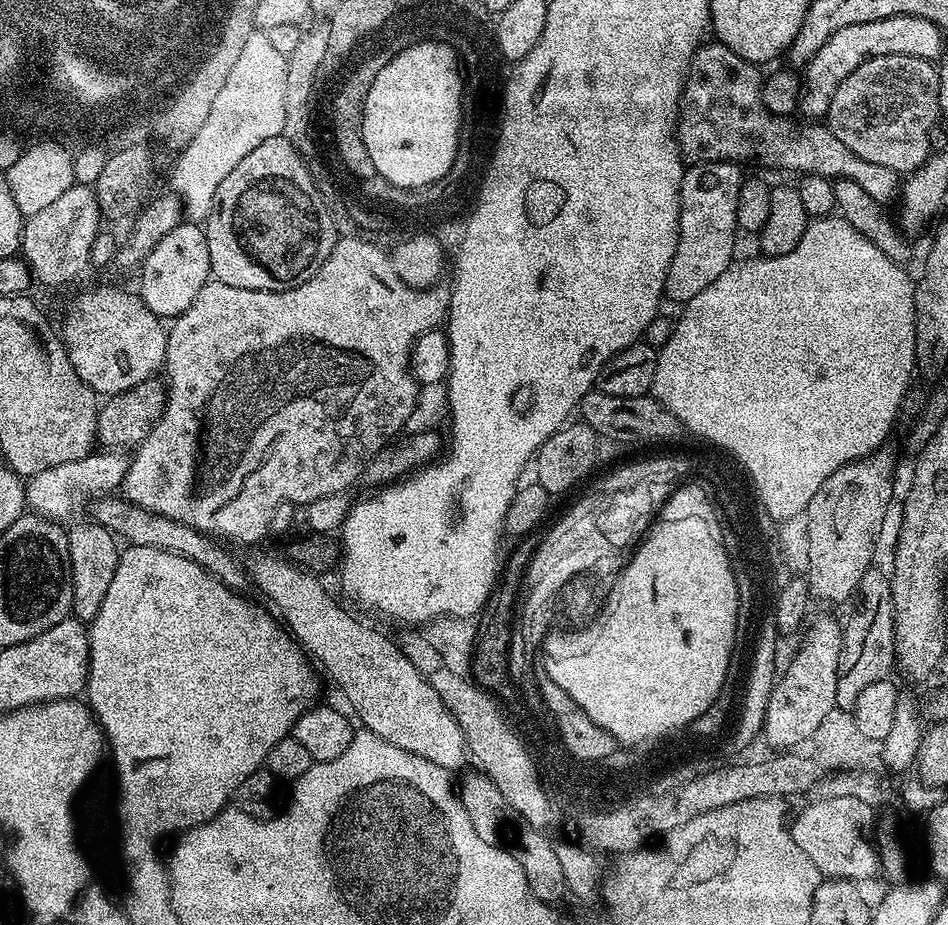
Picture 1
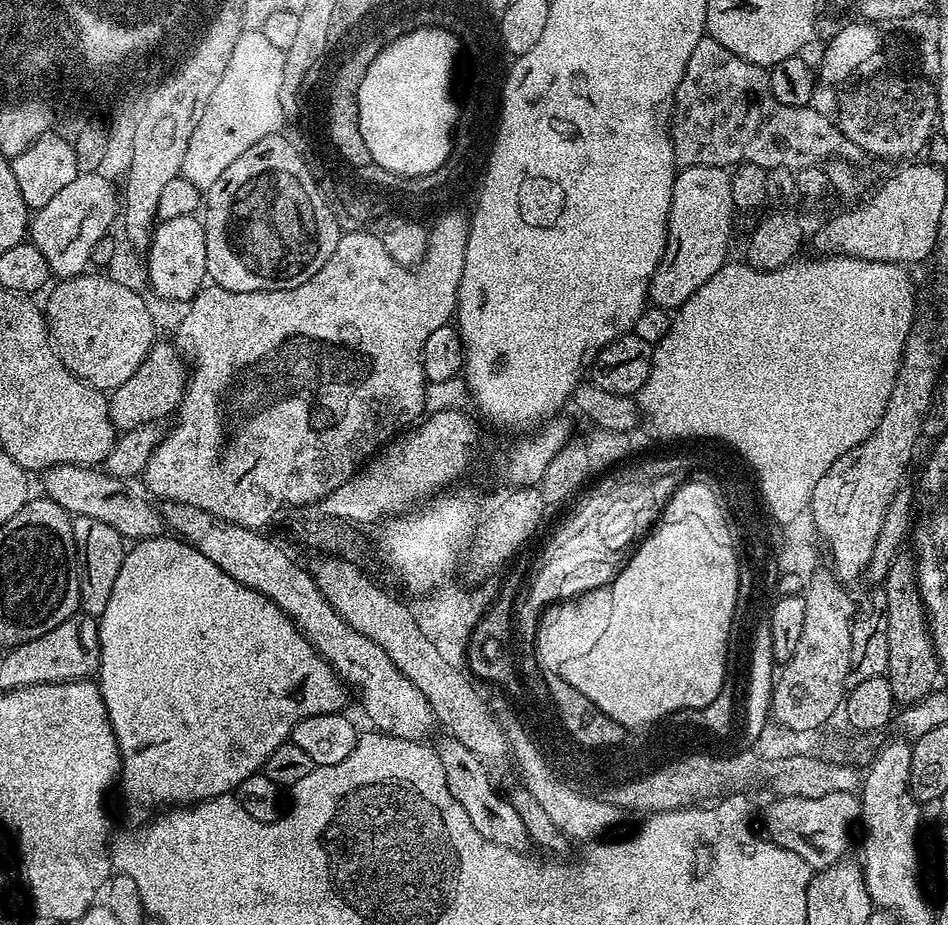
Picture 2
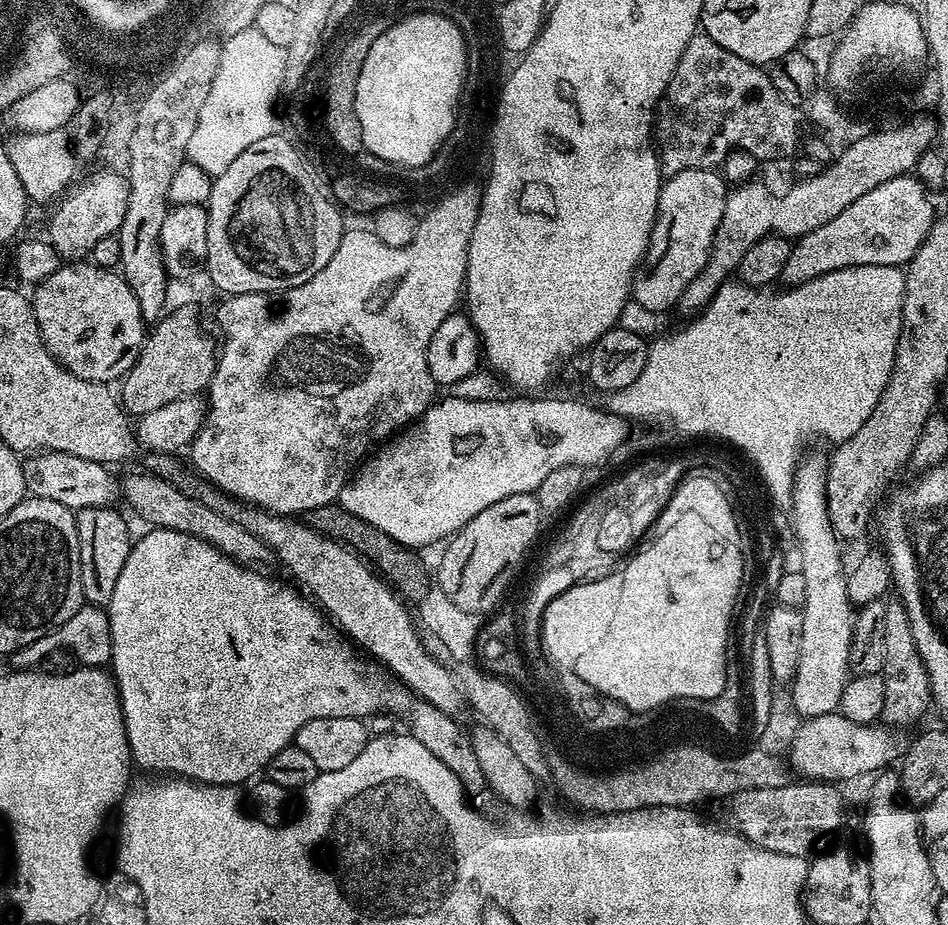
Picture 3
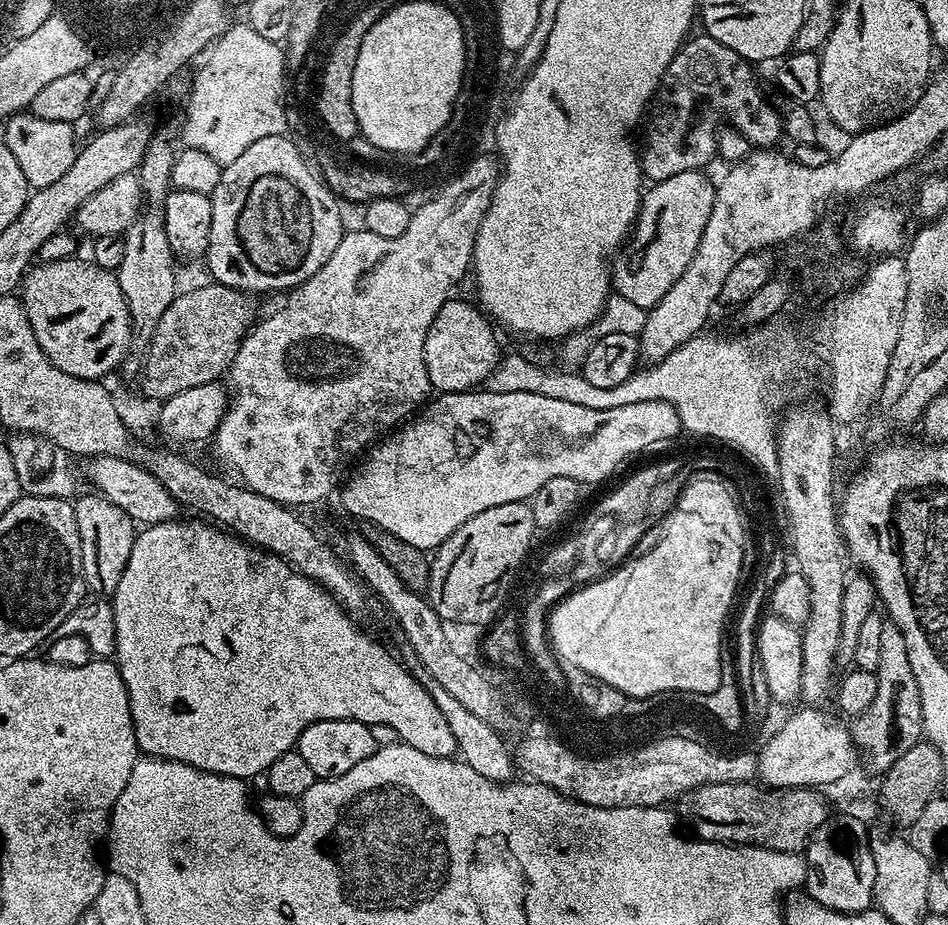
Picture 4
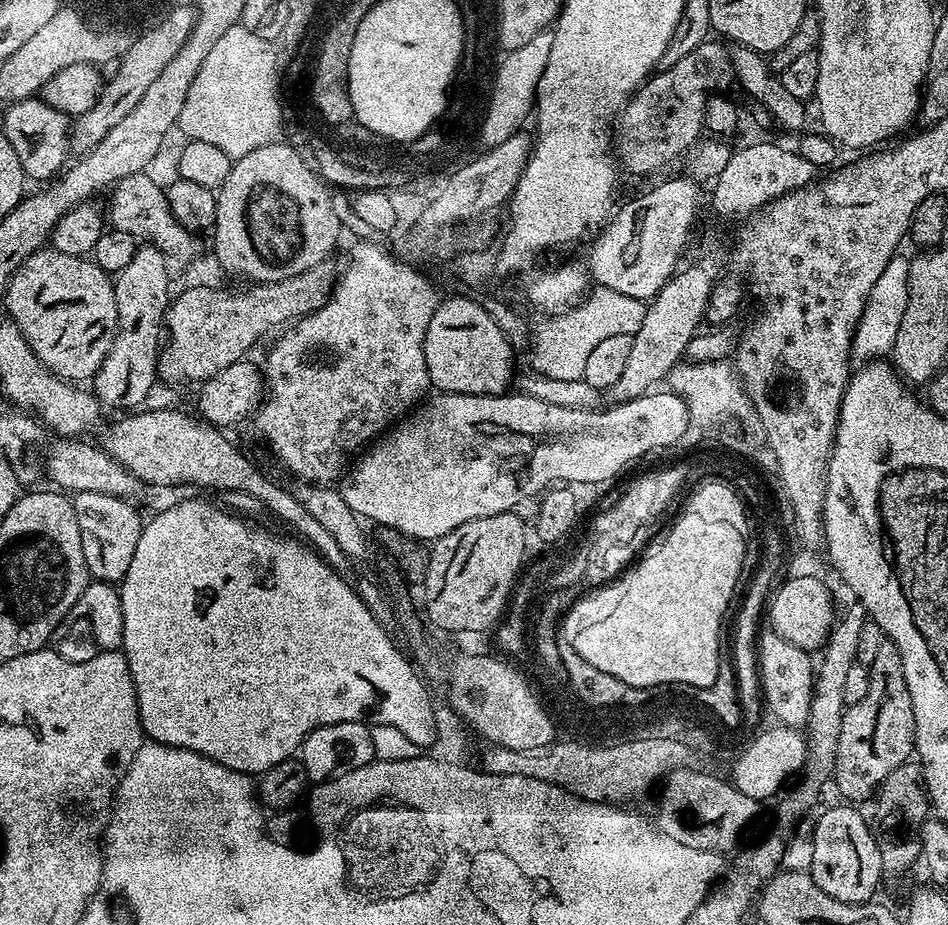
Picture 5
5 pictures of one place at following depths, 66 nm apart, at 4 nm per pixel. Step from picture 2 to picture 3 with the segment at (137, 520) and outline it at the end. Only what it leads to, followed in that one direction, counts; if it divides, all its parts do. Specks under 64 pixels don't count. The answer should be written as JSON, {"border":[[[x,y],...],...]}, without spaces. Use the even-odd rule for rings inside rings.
{"border":[[[38,452],[29,455],[23,461],[24,486],[31,495],[38,498],[50,498],[50,502],[62,502],[62,506],[79,510],[81,508],[107,508],[118,500],[118,480],[111,476],[109,469],[98,462],[90,462],[86,458],[78,458],[78,454],[65,452]]]}

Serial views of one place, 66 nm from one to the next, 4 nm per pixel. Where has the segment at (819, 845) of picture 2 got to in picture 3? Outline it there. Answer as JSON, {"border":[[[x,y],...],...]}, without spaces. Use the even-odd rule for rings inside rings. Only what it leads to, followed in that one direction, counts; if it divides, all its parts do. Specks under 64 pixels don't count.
{"border":[[[789,782],[777,788],[751,788],[735,792],[727,801],[728,820],[732,831],[746,837],[754,846],[762,850],[770,850],[774,854],[790,854],[791,856],[807,857],[812,847],[823,836],[828,836],[844,820],[844,800],[835,783],[832,782]]]}

